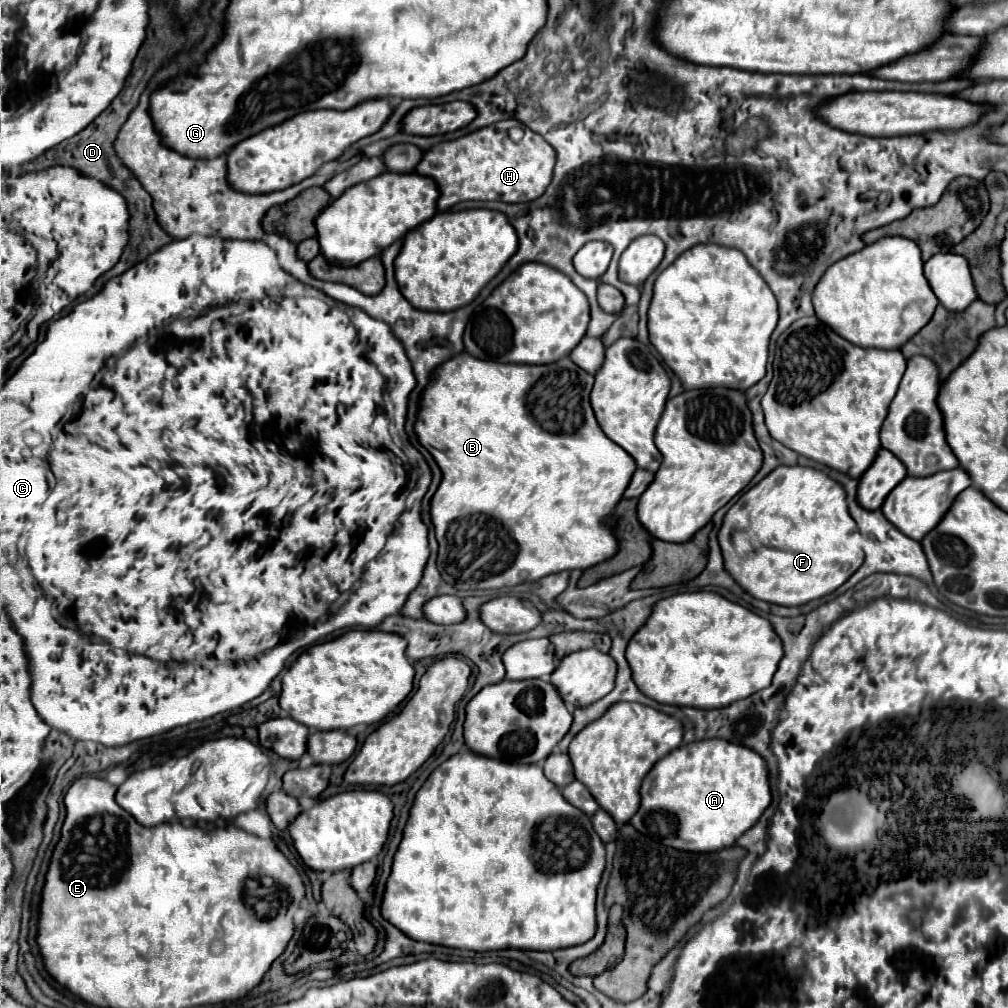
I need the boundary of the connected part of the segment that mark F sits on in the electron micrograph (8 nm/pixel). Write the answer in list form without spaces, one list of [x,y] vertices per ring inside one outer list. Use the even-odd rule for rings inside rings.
[[[779,466],[749,488],[725,514],[719,530],[719,546],[723,550],[725,568],[739,586],[759,600],[781,606],[803,606],[835,592],[863,564],[861,534],[849,514],[843,486],[823,472],[803,466]]]

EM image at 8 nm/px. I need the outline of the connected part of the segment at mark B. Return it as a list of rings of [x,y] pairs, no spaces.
[[[461,352],[437,368],[431,386],[423,394],[415,430],[419,442],[433,454],[433,458],[437,460],[443,472],[443,480],[431,498],[431,520],[439,542],[437,568],[447,584],[451,584],[457,590],[493,590],[503,586],[515,586],[563,570],[587,570],[599,562],[605,562],[617,552],[617,540],[613,538],[613,532],[609,530],[605,518],[613,514],[617,502],[623,498],[623,492],[629,486],[631,476],[635,474],[637,464],[619,444],[615,444],[605,436],[599,422],[595,420],[593,408],[589,404],[593,382],[595,378],[589,372],[581,370],[575,362],[571,362],[571,358],[561,358],[559,362],[545,364],[545,366],[529,366],[529,364],[497,364]]]

